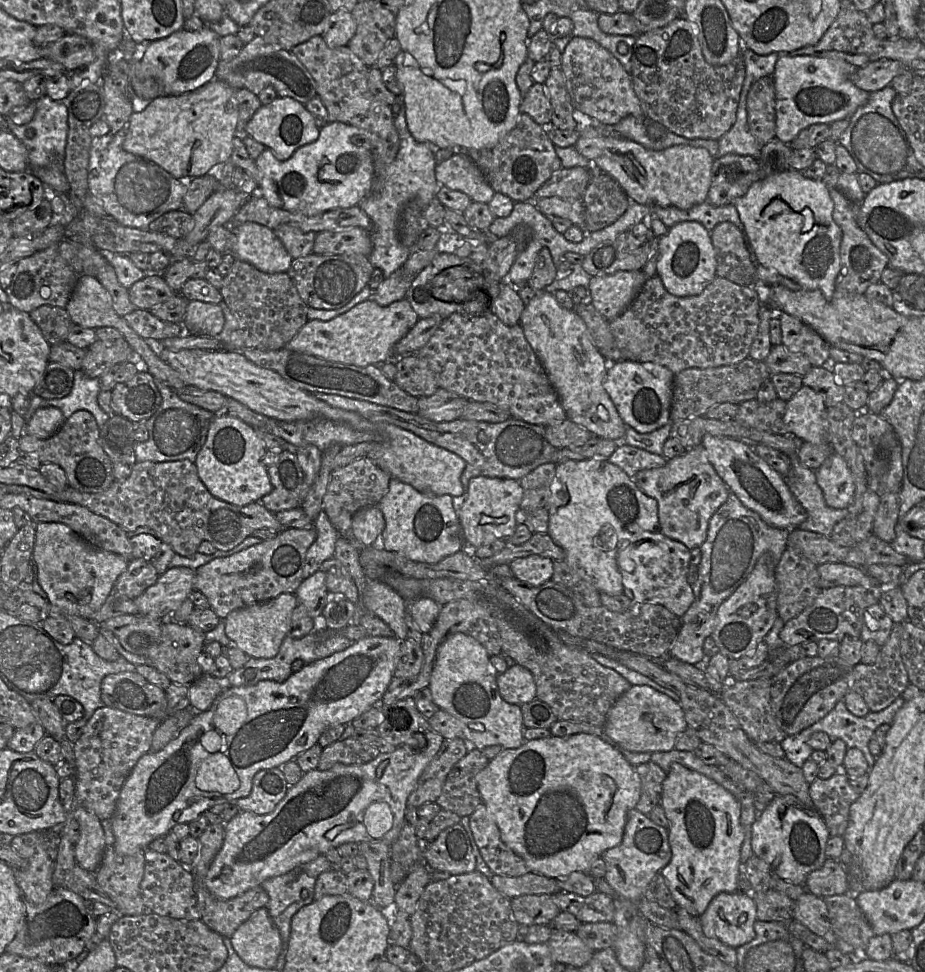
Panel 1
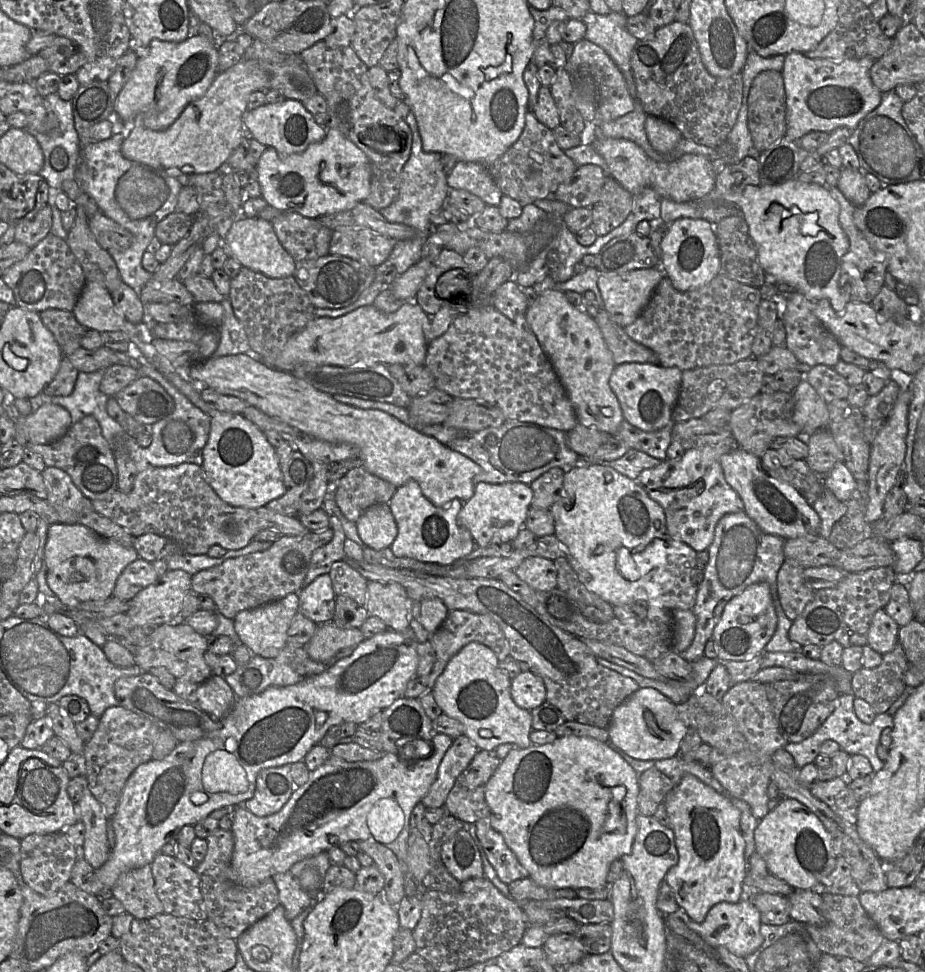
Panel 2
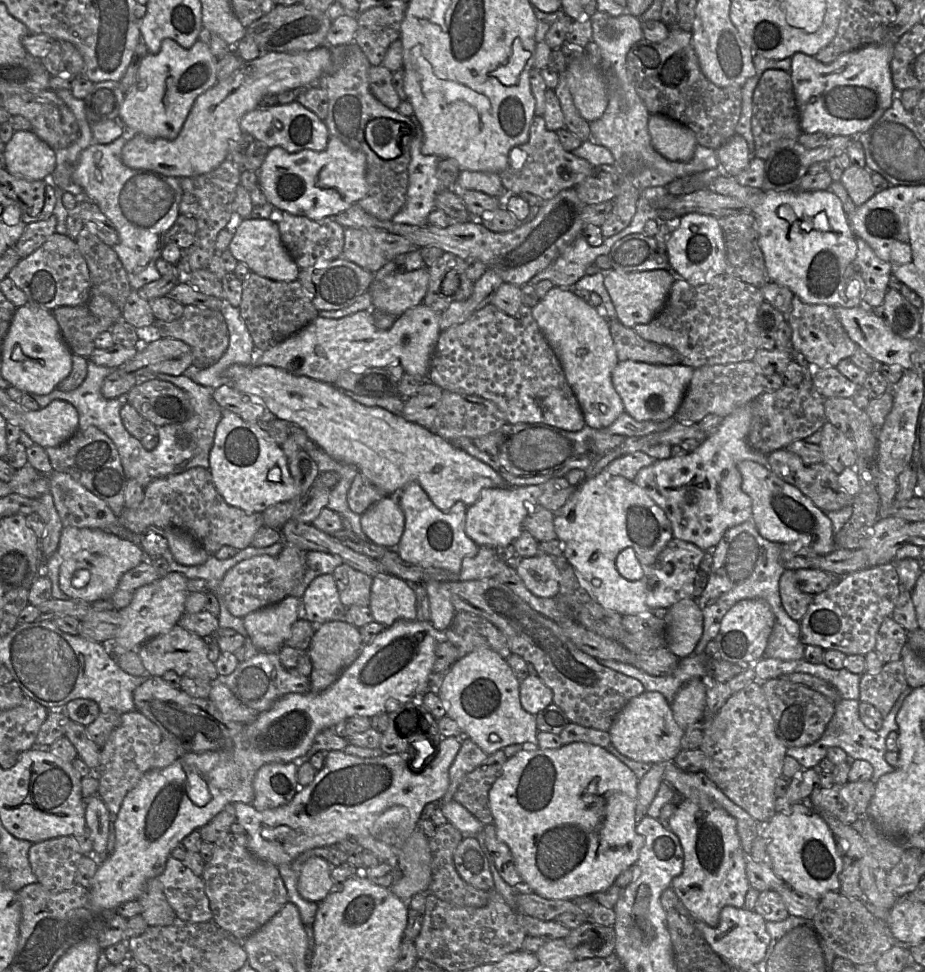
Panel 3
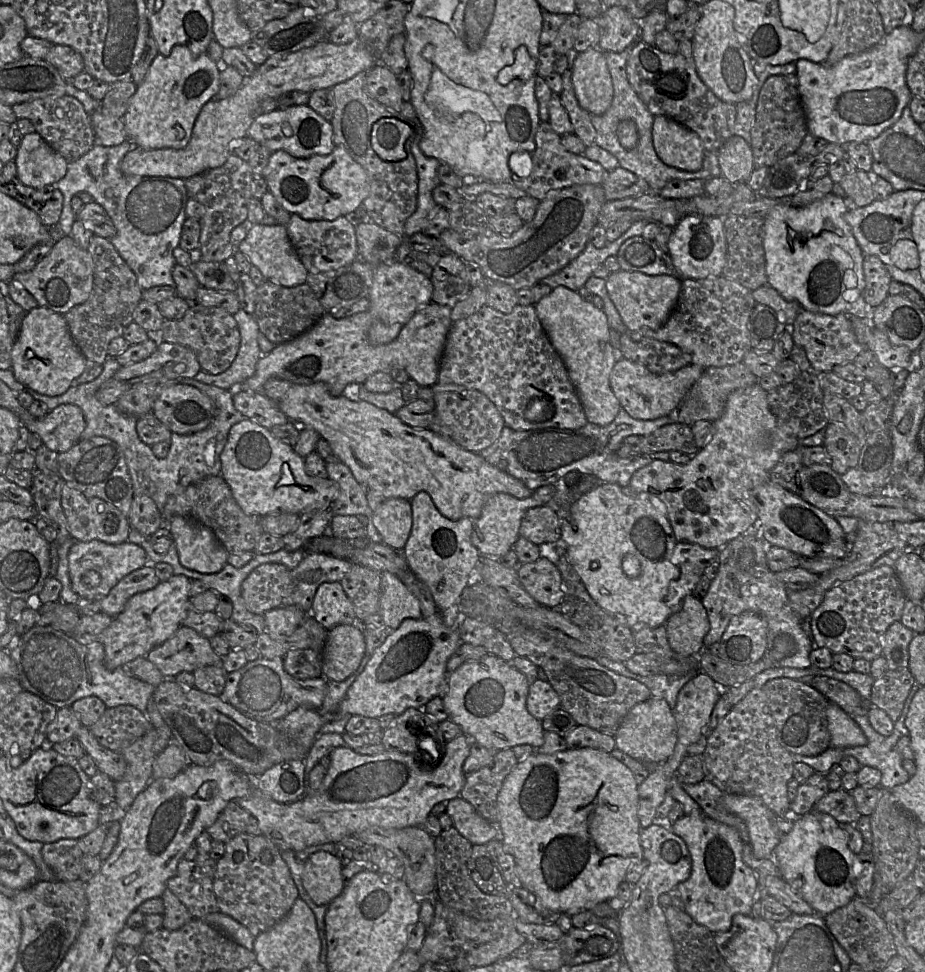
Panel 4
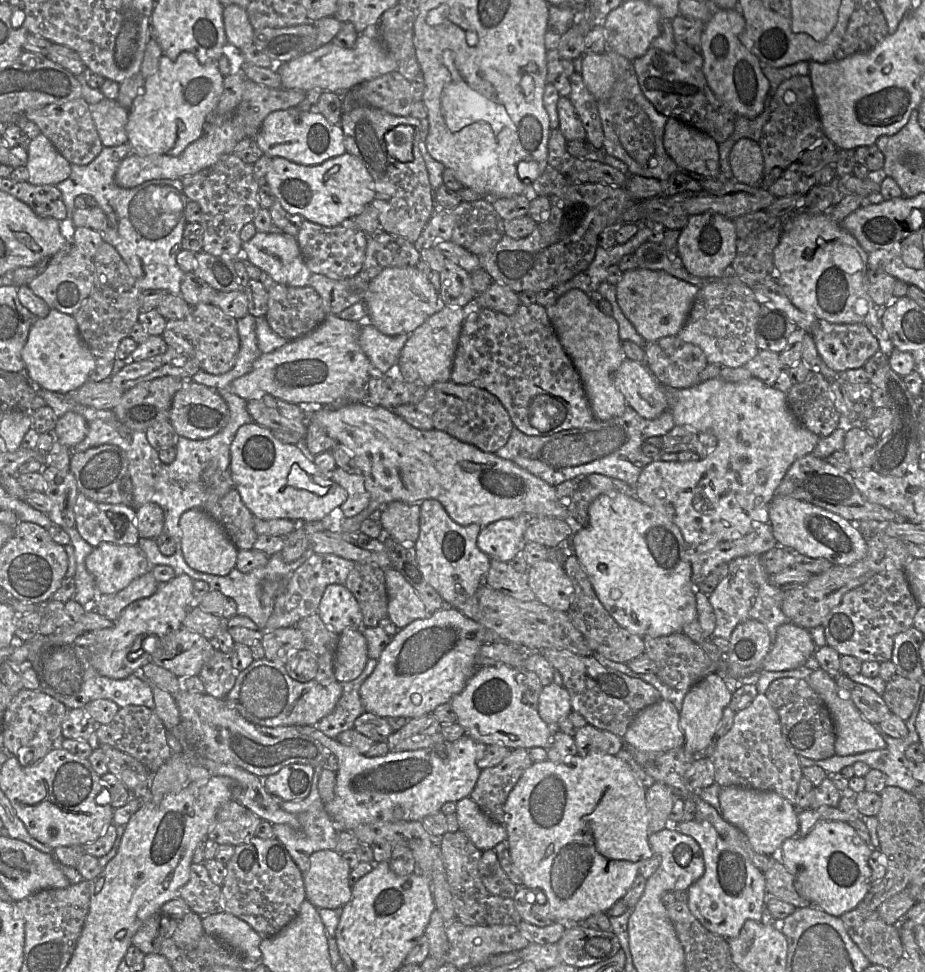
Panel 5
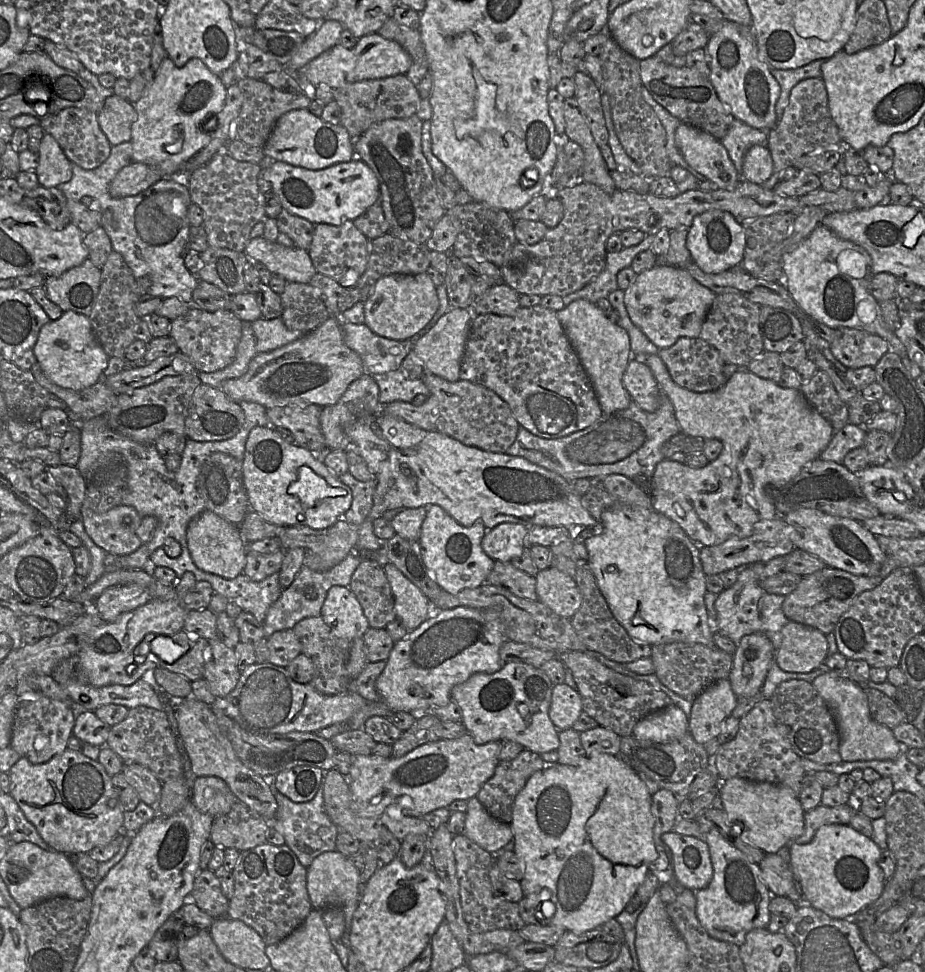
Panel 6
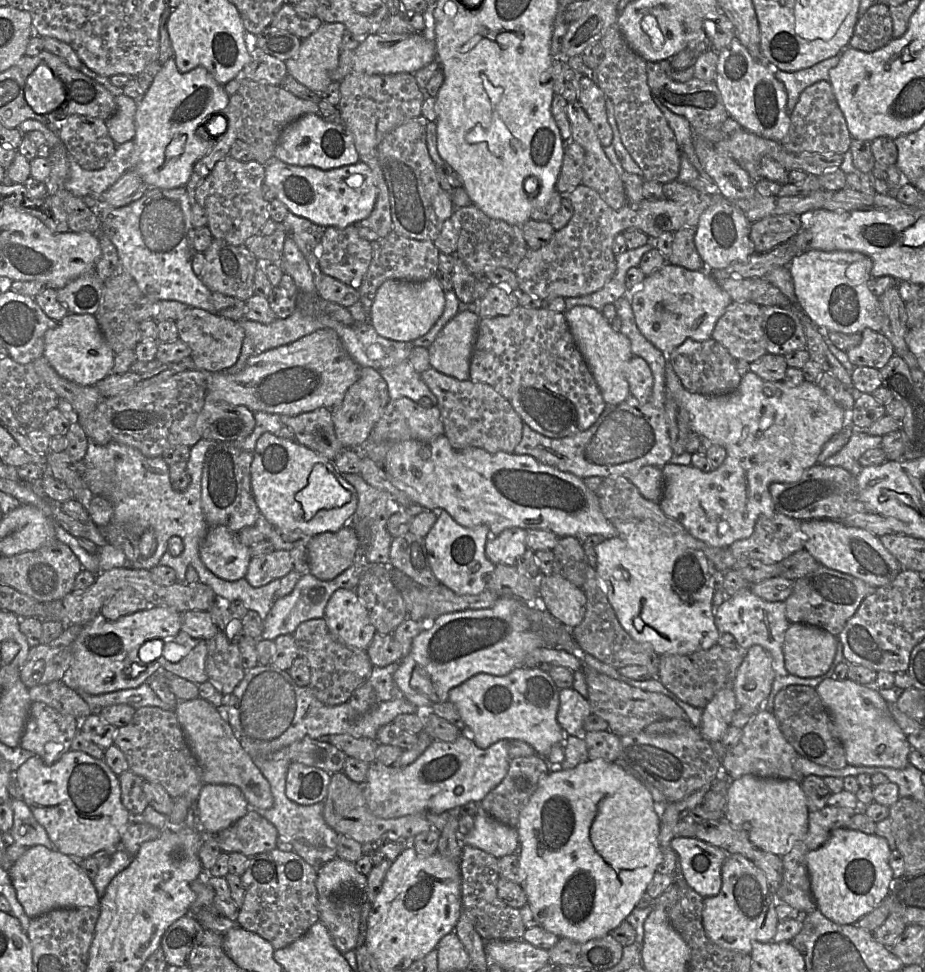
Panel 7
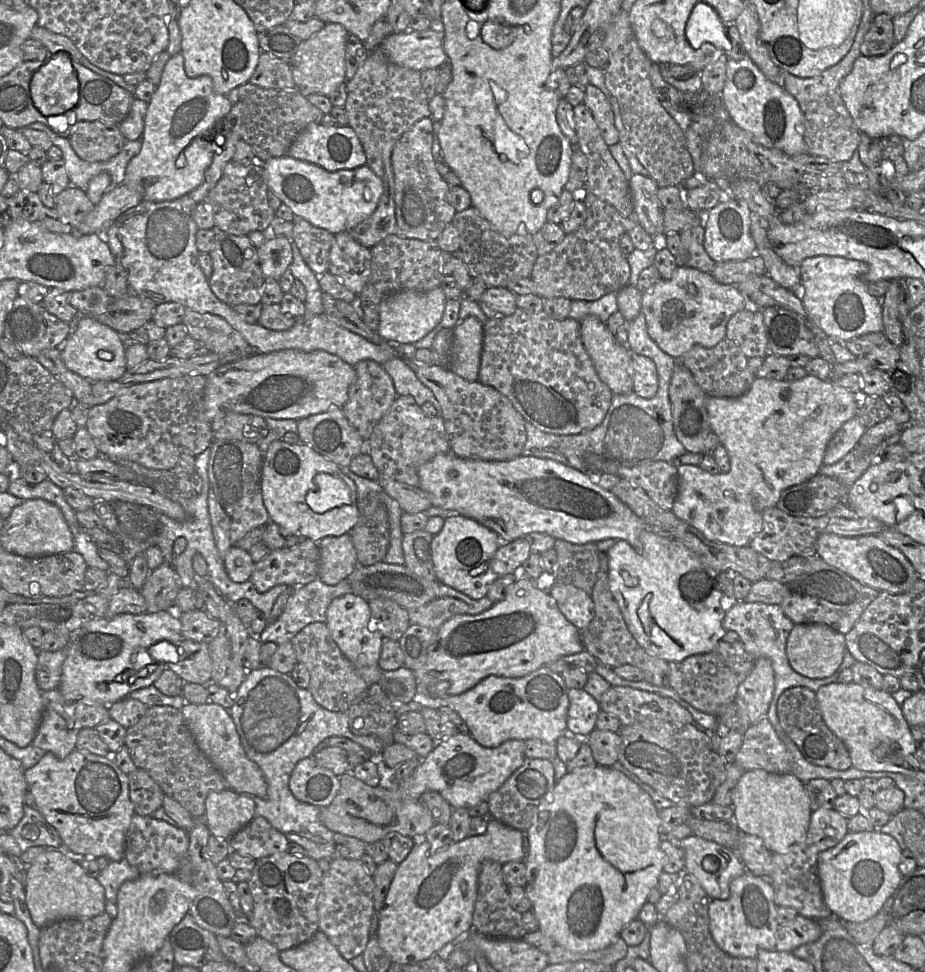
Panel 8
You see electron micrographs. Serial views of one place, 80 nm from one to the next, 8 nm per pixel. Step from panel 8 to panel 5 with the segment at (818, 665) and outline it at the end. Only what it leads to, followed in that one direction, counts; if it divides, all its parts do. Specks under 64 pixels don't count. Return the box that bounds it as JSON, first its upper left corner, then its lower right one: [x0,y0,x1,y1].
[761,622,817,671]

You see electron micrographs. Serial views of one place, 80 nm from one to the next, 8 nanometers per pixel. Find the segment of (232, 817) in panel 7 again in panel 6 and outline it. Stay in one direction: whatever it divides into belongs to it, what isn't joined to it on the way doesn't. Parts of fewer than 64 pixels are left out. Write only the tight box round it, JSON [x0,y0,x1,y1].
[191,776,237,818]

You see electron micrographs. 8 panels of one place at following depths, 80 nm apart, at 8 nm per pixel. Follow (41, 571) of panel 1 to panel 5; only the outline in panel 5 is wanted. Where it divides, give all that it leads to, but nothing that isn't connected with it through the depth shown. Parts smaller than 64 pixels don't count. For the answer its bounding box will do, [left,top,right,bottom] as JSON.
[85,543,151,594]

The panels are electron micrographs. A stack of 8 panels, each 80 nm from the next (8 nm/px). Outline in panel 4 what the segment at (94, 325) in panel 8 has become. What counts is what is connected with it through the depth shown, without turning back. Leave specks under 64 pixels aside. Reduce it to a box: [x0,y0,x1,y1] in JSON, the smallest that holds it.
[11,306,86,396]

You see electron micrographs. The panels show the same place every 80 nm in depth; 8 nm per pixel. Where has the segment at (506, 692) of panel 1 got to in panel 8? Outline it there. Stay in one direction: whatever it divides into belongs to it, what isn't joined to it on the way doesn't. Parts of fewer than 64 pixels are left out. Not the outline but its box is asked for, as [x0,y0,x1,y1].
[567,689,601,740]

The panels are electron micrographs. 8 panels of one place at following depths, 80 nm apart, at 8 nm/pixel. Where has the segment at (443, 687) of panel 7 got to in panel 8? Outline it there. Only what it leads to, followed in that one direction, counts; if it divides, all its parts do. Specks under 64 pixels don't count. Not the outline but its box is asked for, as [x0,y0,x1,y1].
[413,576,583,699]

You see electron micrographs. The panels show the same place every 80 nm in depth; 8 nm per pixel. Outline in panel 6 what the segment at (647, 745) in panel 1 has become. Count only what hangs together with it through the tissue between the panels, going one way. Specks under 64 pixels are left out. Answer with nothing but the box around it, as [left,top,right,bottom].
[632,704,688,743]

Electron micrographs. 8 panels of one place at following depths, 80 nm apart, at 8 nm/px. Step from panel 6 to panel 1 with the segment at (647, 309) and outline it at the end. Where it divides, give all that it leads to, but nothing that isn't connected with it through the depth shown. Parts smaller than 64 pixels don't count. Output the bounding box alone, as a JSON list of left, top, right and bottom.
[588,270,647,320]

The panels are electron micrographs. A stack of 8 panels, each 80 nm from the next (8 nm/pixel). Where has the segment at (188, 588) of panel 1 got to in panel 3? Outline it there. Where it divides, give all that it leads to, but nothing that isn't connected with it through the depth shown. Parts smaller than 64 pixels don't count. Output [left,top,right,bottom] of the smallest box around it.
[113,572,188,651]

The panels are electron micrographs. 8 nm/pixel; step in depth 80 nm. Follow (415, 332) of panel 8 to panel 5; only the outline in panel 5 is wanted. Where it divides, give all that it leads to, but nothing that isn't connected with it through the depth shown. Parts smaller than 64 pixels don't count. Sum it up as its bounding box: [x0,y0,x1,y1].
[364,267,443,336]

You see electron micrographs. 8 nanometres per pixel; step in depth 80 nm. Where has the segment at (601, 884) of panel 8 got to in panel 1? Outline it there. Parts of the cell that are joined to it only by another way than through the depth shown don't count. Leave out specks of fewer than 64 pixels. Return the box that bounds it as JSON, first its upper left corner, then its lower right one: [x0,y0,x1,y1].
[476,733,640,880]

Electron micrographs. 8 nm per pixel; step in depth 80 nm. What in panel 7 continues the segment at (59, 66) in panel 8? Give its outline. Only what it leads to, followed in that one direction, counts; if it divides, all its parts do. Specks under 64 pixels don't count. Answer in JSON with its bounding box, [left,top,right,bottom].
[25,65,66,126]

